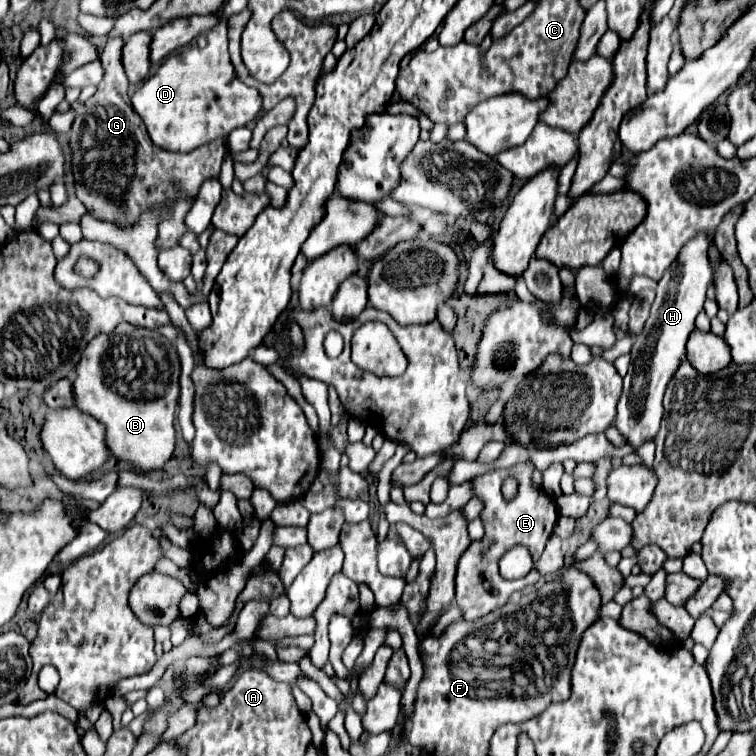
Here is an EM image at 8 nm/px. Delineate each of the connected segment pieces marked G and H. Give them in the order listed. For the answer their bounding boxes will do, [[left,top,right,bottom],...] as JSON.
[[71,36,229,250],[617,232,713,448]]

